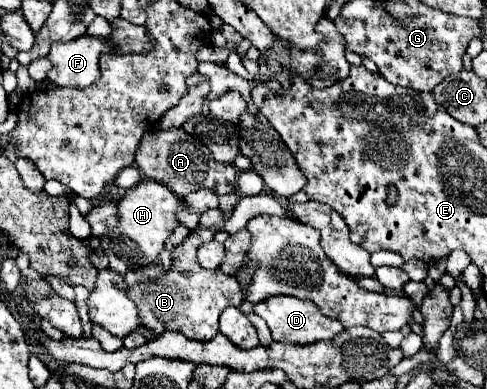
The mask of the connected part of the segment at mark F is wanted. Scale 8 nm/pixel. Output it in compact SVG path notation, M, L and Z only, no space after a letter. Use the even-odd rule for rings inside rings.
M80 36L72 42L54 42L48 54L52 70L46 78L60 88L70 86L82 90L98 82L98 58L108 50L112 50L112 46L100 42L96 36Z

